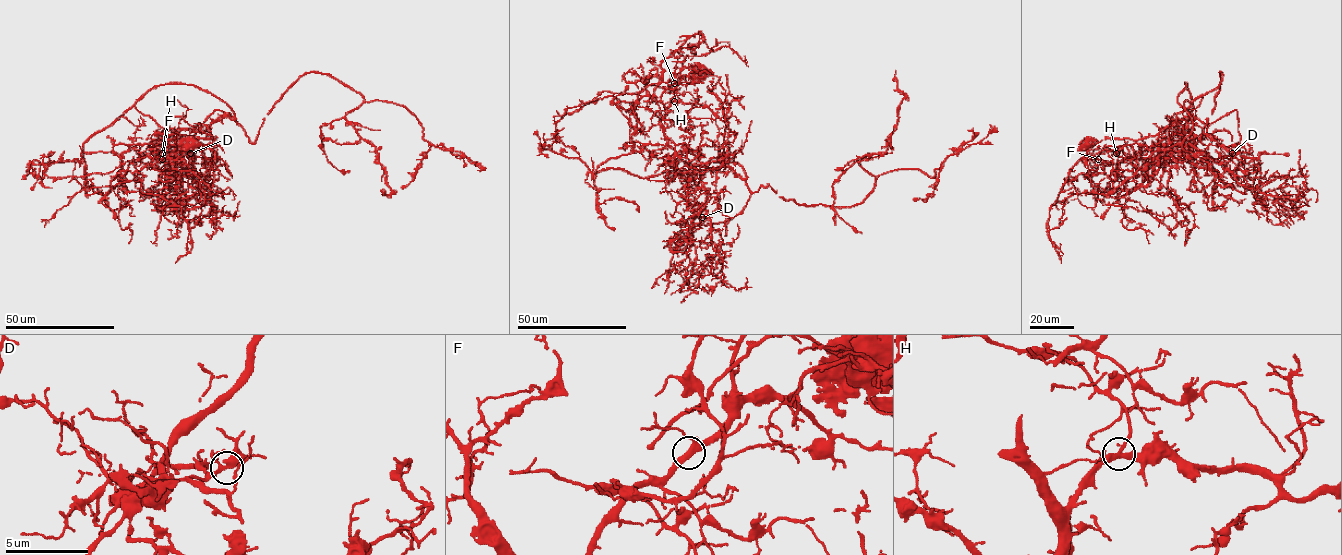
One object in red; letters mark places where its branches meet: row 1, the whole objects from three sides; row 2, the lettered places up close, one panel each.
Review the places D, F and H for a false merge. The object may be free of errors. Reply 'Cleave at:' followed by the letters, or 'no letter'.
Cleave at: no letter

